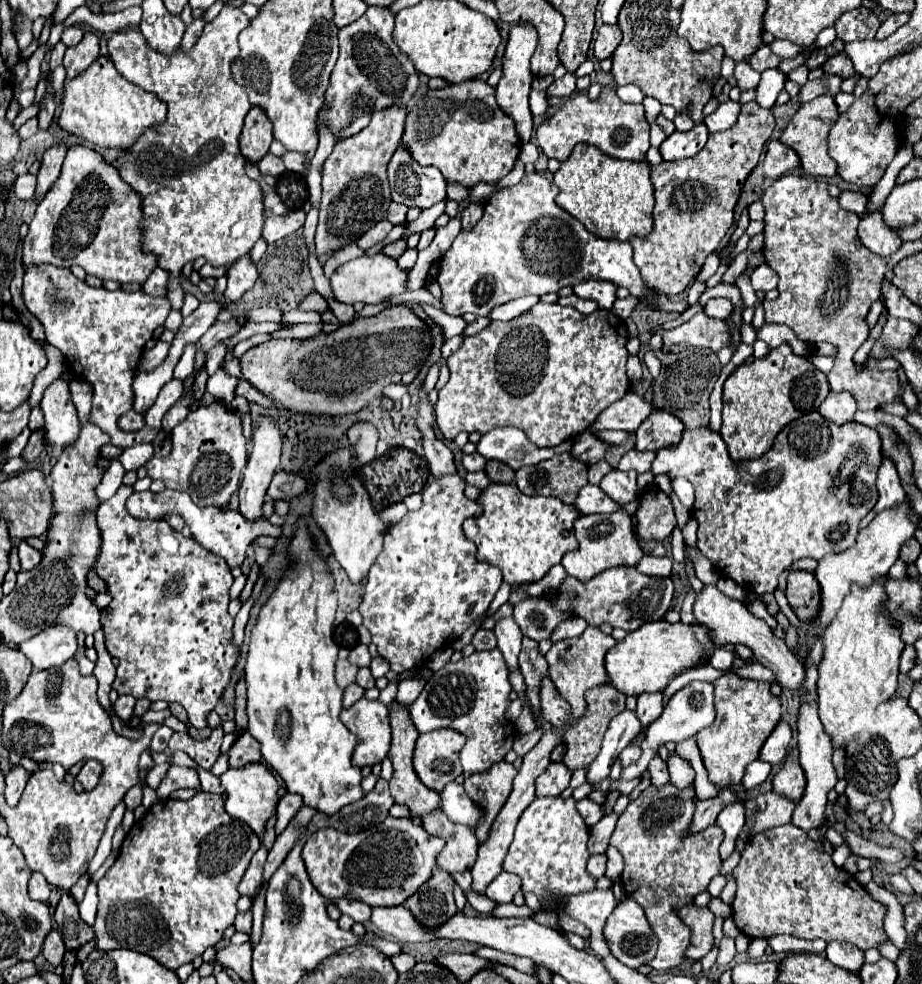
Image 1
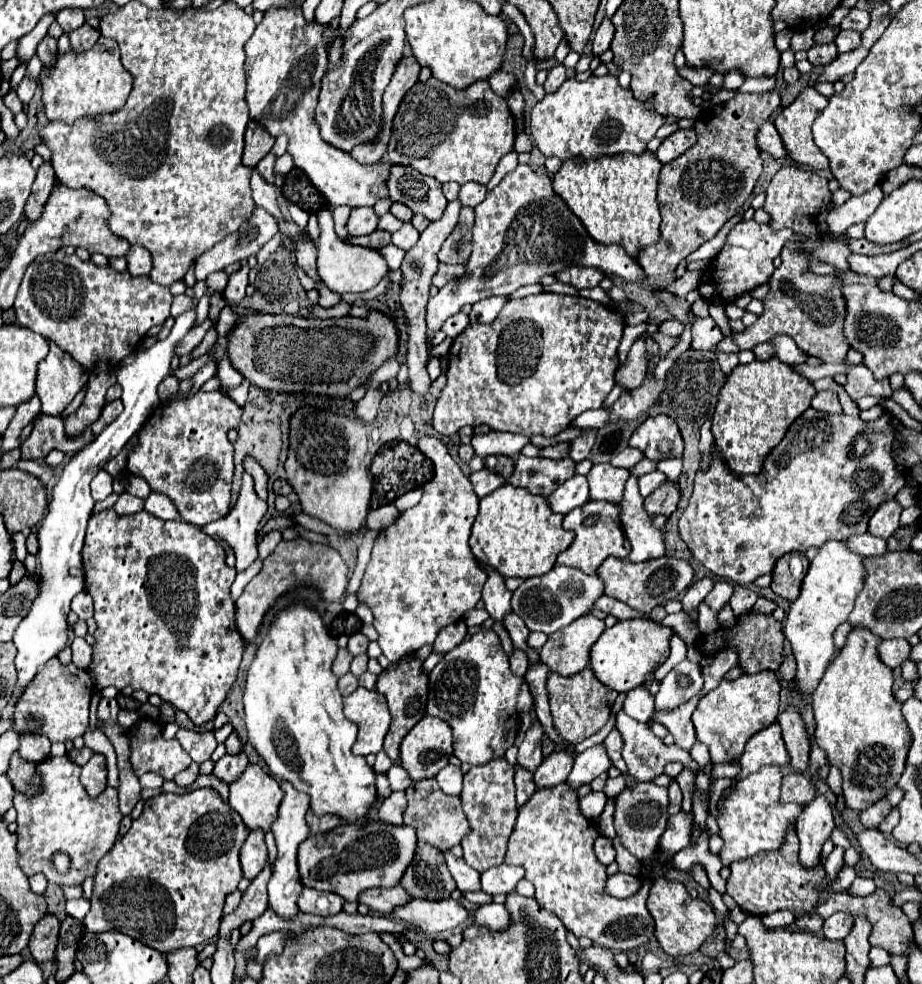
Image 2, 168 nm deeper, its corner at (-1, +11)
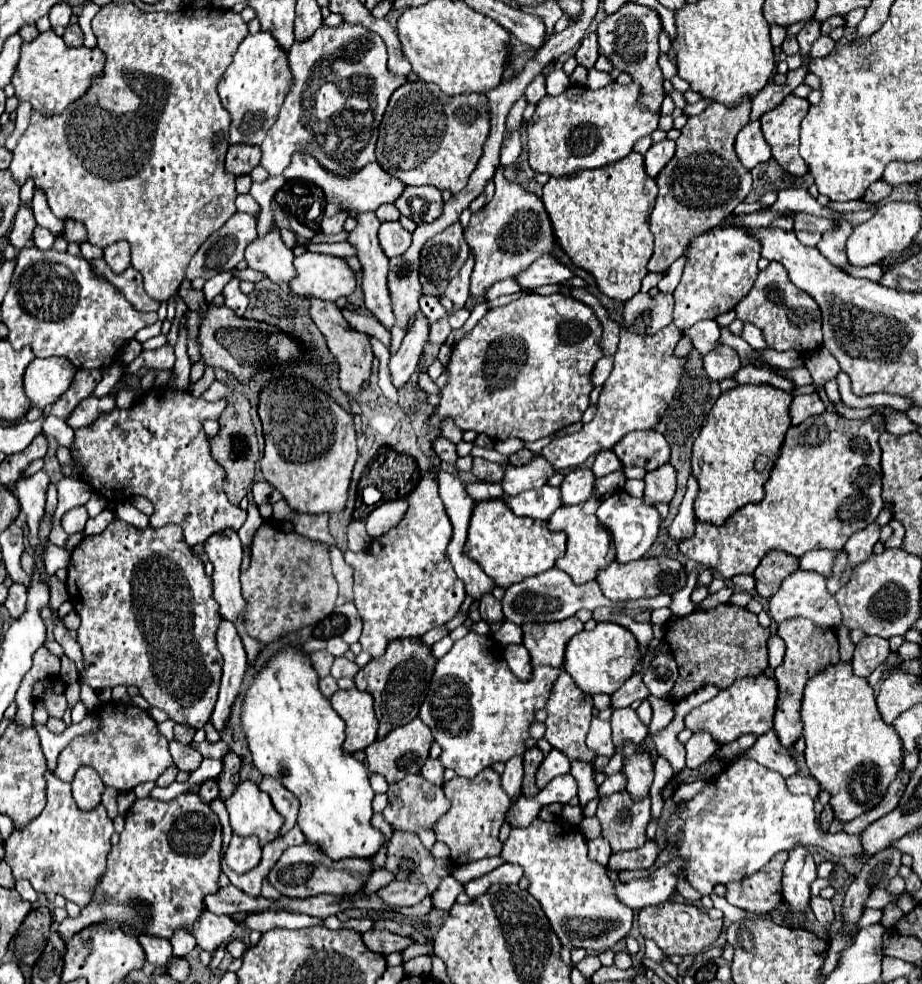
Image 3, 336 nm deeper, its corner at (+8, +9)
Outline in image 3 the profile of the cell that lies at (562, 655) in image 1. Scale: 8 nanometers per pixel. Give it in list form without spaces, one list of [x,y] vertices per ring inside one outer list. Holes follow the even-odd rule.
[[[577,616],[559,622],[531,622],[523,624],[523,646],[529,650],[533,666],[561,668],[565,658],[565,646],[583,624]]]

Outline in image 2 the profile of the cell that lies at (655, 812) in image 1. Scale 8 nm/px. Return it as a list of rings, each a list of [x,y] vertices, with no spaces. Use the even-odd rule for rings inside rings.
[[[652,782],[636,784],[630,790],[624,790],[616,798],[616,812],[614,812],[614,828],[624,844],[624,848],[634,854],[640,862],[650,862],[658,856],[660,834],[664,834],[664,826],[670,818],[668,814],[668,790],[656,786]]]

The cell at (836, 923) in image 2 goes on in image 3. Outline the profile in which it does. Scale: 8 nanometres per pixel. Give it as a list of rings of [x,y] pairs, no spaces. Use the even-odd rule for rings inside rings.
[[[811,896],[811,910],[815,912],[815,920],[823,926],[823,928],[829,928],[831,922],[833,922],[833,906],[831,906],[831,900],[827,898],[821,898],[821,896]]]

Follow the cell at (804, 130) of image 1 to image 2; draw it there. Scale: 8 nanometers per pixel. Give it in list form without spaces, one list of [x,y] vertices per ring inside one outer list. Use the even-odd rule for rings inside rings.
[[[808,86],[774,120],[774,126],[776,126],[778,134],[782,136],[782,142],[784,142],[786,150],[788,150],[790,158],[794,162],[798,162],[798,164],[804,164],[804,166],[810,166],[810,168],[816,168],[816,170],[828,168],[828,158],[824,158],[822,150],[812,142],[812,122],[820,116],[820,112],[824,110],[824,106],[828,106],[828,98],[822,96],[814,86]]]

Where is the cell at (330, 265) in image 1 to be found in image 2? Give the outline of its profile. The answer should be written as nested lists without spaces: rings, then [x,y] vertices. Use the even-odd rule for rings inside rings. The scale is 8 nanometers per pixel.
[[[337,206],[333,210],[333,219],[335,232],[338,234],[340,240],[348,240],[352,238],[352,234],[348,234],[348,228],[346,228],[347,219],[351,213],[351,208],[349,206]]]

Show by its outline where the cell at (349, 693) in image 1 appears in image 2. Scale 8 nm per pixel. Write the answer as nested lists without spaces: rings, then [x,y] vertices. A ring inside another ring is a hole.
[[[352,672],[344,674],[344,676],[338,680],[338,688],[340,688],[342,696],[348,696],[348,694],[352,694],[352,692],[358,688],[358,678],[356,678]]]

